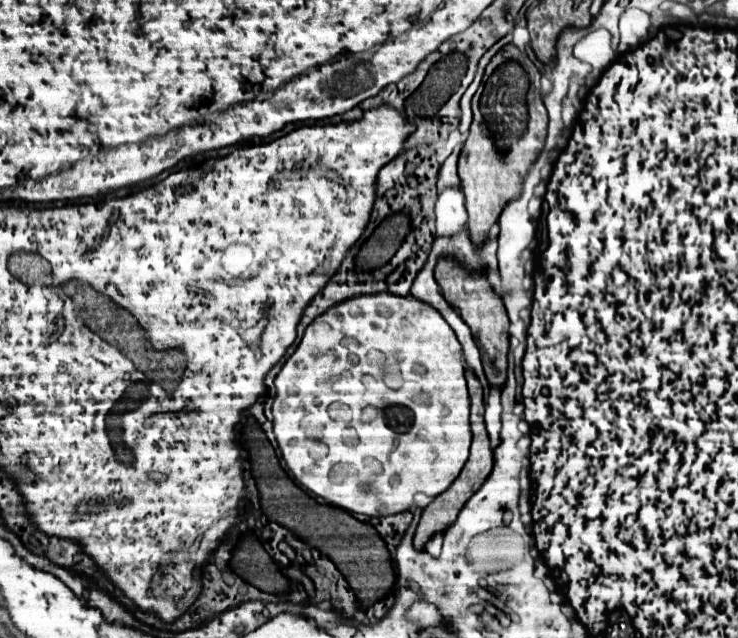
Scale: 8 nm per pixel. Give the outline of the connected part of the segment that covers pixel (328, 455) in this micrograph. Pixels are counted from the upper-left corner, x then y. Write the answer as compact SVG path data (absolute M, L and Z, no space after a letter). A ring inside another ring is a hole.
M377 293L377 295L355 297L355 299L343 301L341 305L333 305L333 309L325 311L305 329L305 335L299 347L295 349L295 353L287 359L287 363L281 367L279 375L275 377L275 391L277 395L273 403L273 417L275 417L273 431L289 471L295 475L295 479L303 487L323 497L331 505L347 509L349 513L363 513L367 517L383 517L383 515L397 515L397 513L409 511L415 505L413 497L417 493L437 497L445 489L449 489L449 485L457 479L457 475L461 473L469 457L469 445L471 445L469 393L467 393L461 345L453 329L449 329L447 321L437 311L429 309L429 305L421 305L421 301L413 301L411 295L397 297L391 293Z

